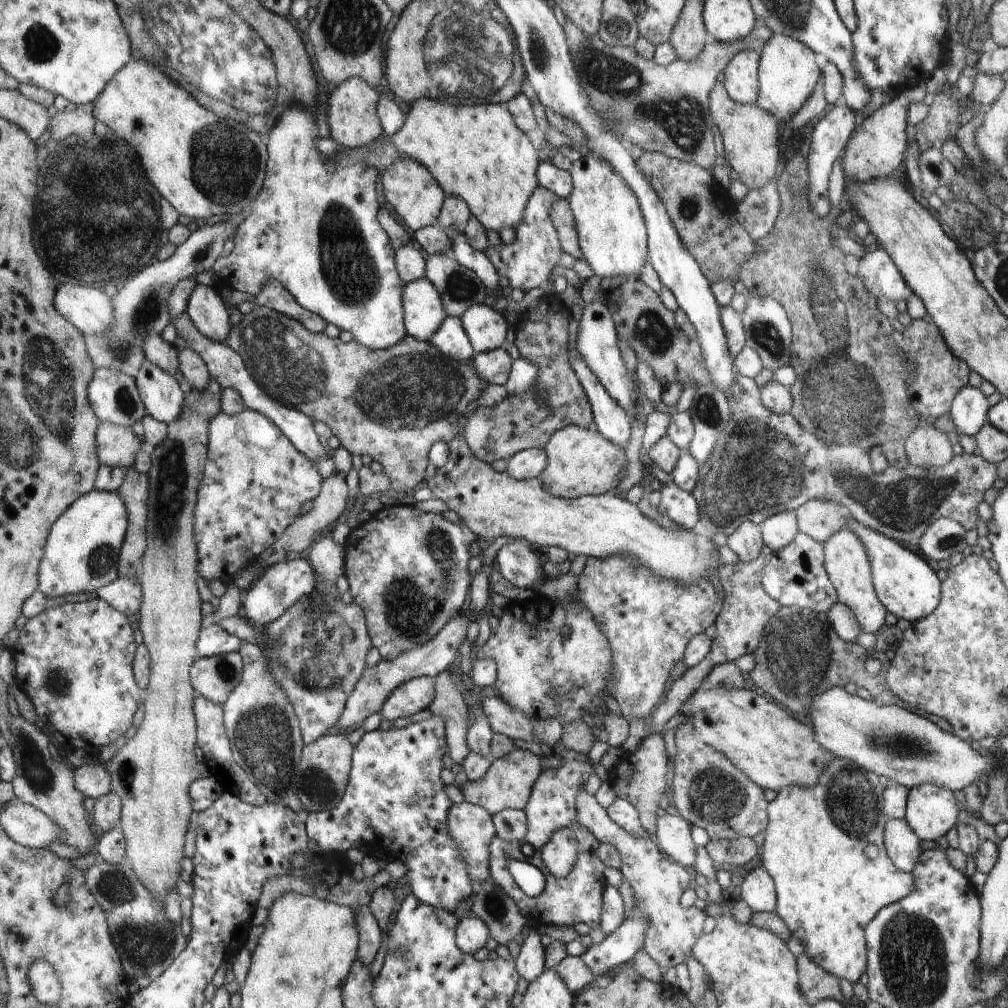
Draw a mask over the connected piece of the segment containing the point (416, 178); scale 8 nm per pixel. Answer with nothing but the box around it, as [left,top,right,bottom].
[379,157,442,231]

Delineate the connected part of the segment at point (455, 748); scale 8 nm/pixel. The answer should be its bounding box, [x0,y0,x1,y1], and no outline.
[429,672,471,764]

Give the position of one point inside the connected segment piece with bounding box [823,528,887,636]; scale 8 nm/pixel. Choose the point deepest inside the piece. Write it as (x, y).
(846, 562)

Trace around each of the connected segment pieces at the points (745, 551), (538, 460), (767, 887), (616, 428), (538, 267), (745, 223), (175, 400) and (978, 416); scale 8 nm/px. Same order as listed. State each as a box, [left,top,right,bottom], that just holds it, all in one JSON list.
[[727,521,764,563],[504,449,547,480],[740,867,778,912],[569,349,632,448],[483,188,560,292],[737,182,780,241],[136,358,188,426],[949,384,989,438]]

